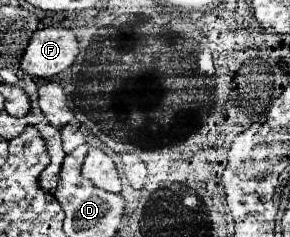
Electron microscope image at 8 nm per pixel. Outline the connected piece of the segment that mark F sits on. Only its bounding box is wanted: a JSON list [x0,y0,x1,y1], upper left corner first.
[20,27,78,79]

